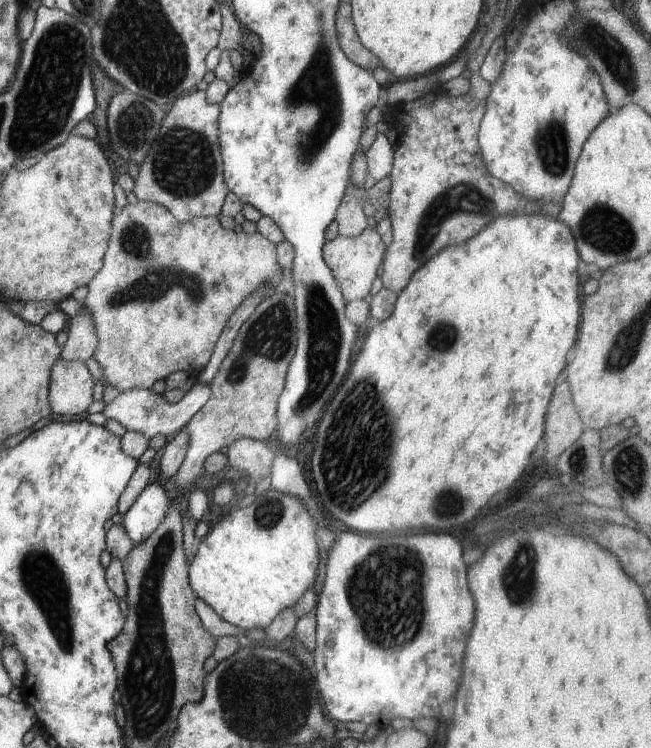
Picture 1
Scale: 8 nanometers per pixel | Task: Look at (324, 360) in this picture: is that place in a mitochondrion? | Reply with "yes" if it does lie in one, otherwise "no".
yes

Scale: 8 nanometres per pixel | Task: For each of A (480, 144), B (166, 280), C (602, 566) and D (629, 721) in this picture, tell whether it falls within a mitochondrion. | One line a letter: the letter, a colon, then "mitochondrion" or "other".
A: other
B: mitochondrion
C: other
D: other

